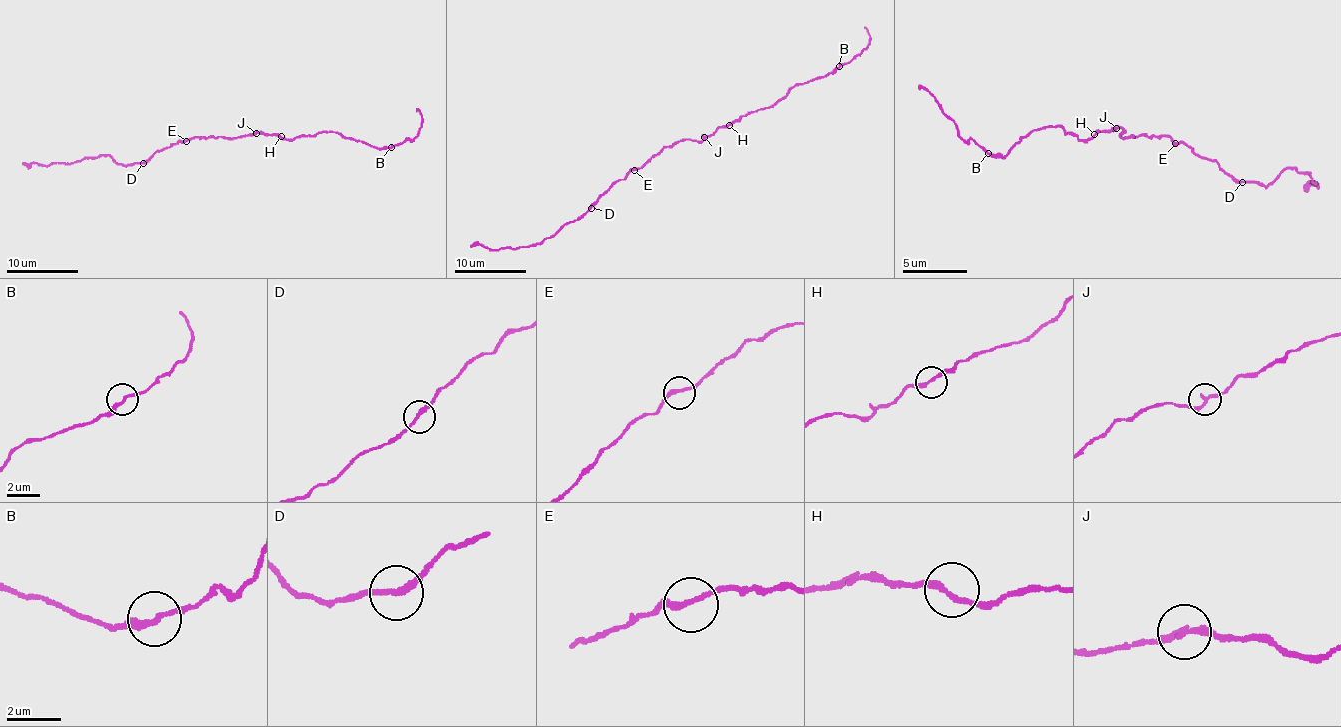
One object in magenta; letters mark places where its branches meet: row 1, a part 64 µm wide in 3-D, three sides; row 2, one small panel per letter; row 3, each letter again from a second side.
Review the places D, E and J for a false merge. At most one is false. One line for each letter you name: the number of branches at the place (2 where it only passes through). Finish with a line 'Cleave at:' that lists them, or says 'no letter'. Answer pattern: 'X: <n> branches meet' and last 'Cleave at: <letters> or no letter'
Cleave at: no letter

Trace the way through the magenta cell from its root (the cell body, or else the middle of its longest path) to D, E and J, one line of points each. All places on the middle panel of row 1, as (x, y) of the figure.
D: (681, 139), (654, 154), (623, 179), (618, 179), (591, 208)
E: (681, 139), (665, 147), (634, 170)
J: (681, 139), (701, 141), (704, 138)

